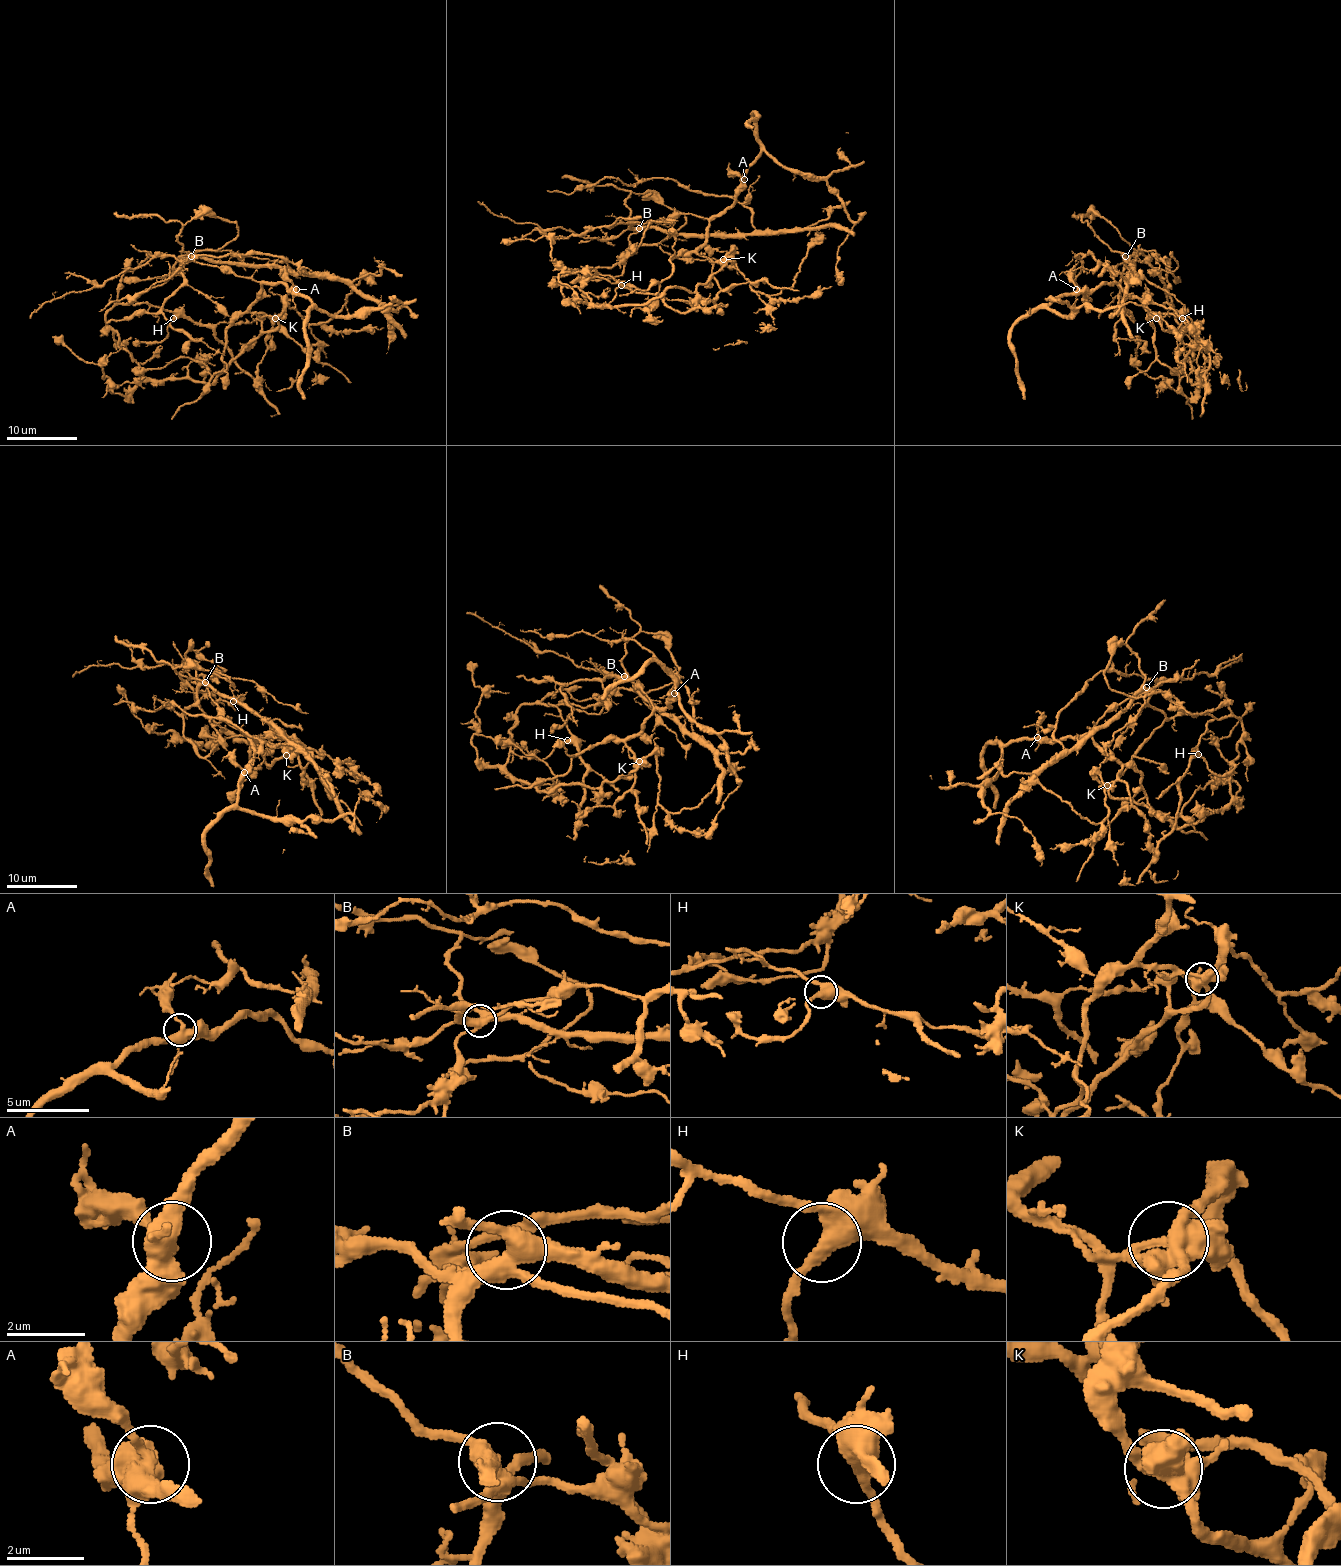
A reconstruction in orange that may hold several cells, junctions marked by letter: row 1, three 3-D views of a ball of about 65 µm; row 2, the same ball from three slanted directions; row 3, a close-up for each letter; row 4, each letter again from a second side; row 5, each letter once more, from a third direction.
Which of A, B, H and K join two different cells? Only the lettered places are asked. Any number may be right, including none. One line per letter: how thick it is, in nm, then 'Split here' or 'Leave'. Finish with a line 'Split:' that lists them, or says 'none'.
A: Thickness 440 nm. Leave
B: Thickness 440 nm. Leave
H: Thickness 420 nm. Leave
K: Thickness 500 nm. Split here
Split: K

